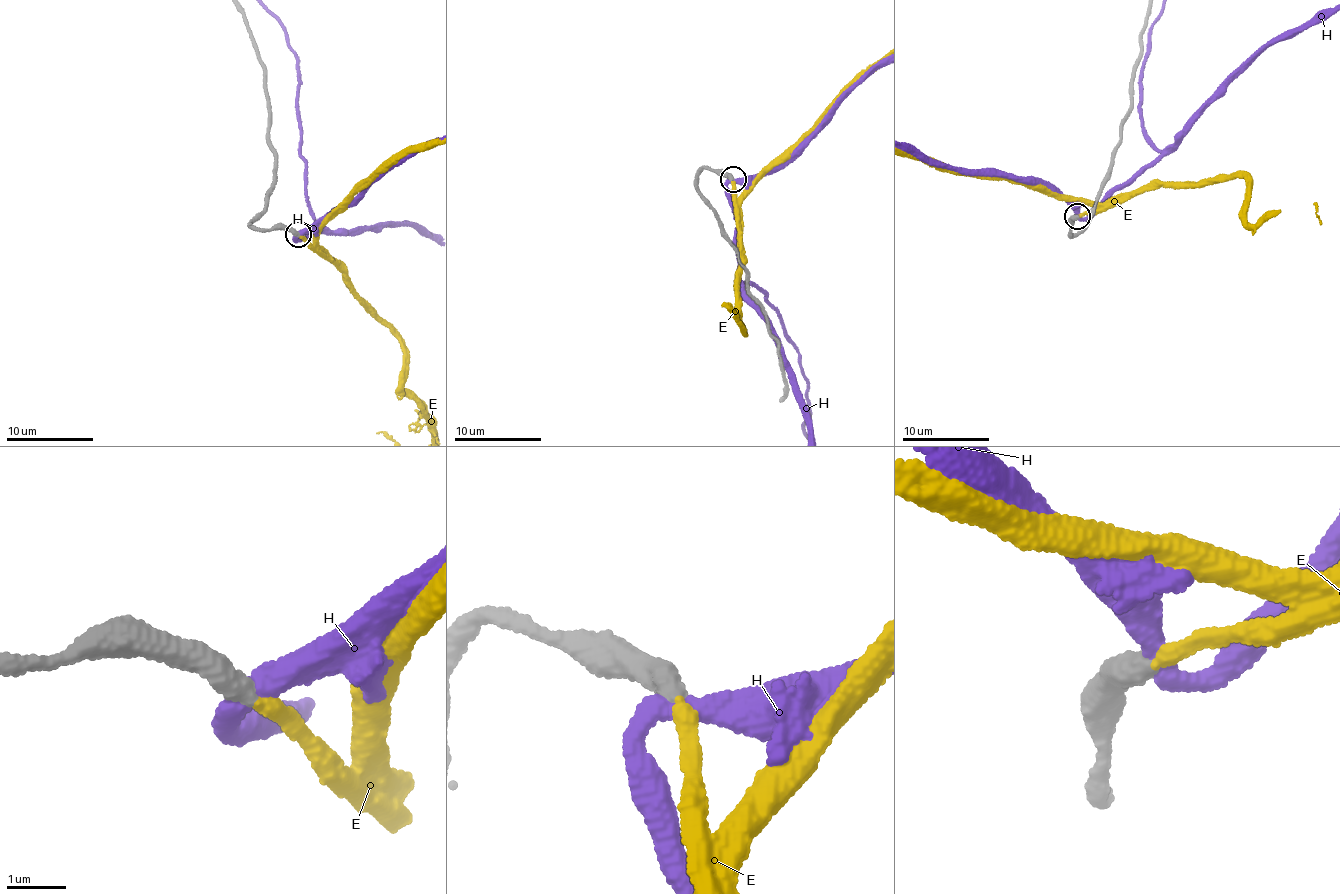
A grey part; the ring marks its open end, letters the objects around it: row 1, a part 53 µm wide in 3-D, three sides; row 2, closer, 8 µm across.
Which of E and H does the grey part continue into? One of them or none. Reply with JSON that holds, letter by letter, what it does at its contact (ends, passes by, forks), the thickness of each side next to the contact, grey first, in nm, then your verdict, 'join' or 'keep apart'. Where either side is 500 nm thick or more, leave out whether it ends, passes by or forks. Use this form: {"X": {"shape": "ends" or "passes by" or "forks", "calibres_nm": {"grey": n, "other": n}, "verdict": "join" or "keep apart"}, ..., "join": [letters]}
{"E": {"shape": "ends", "calibres_nm": {"grey": 440, "other": 260}, "verdict": "join"}, "H": {"shape": "passes by", "calibres_nm": {"grey": 440, "other": 380}, "verdict": "keep apart"}, "join": ["E"]}

